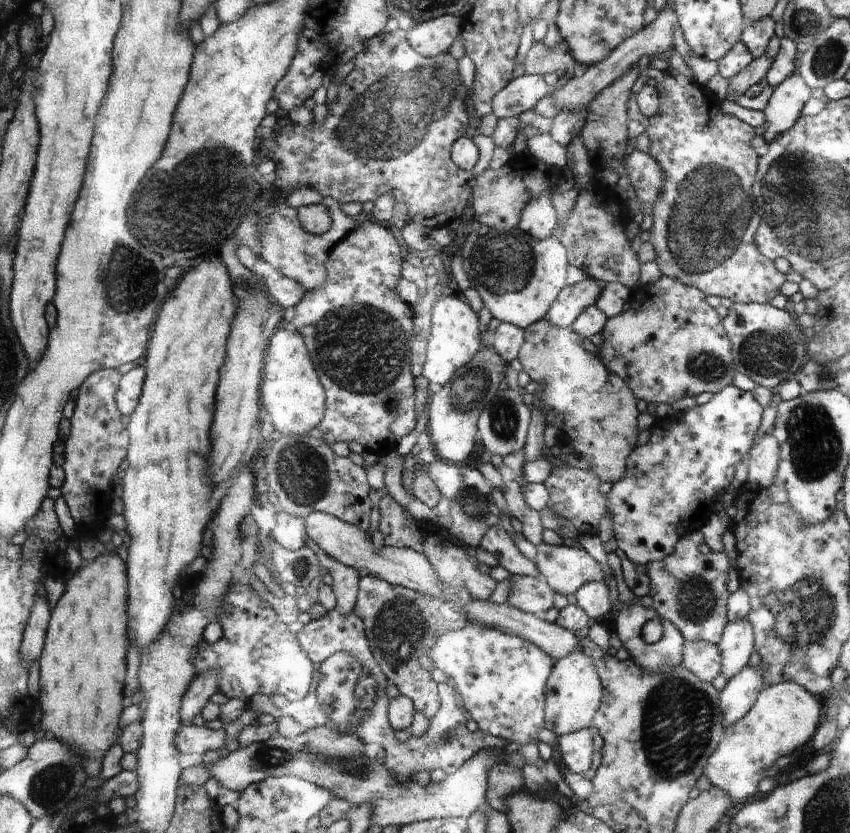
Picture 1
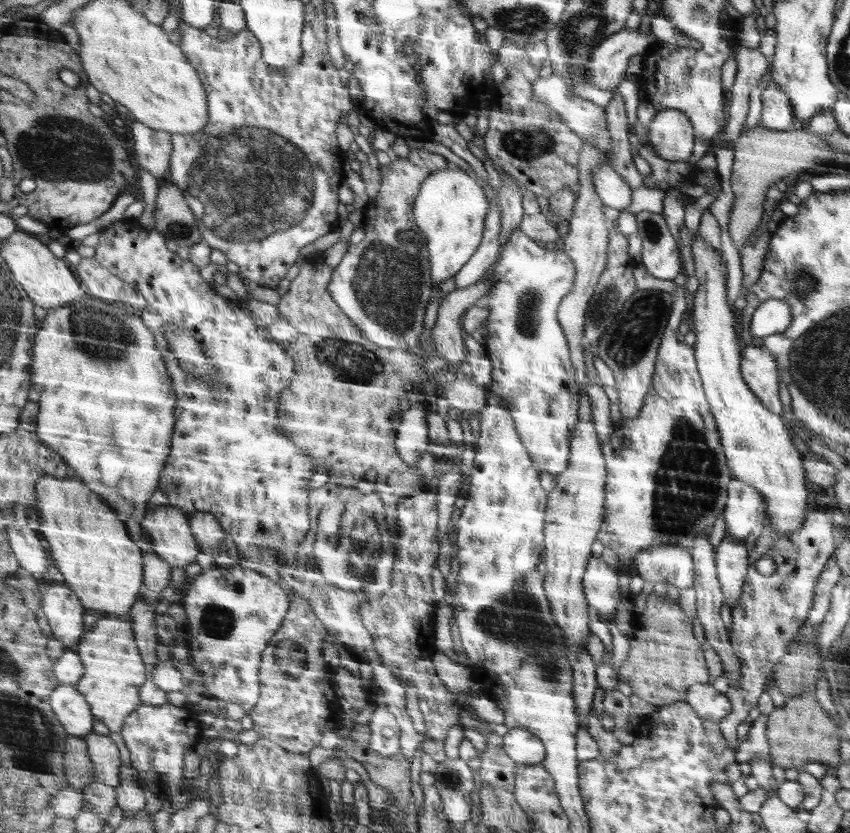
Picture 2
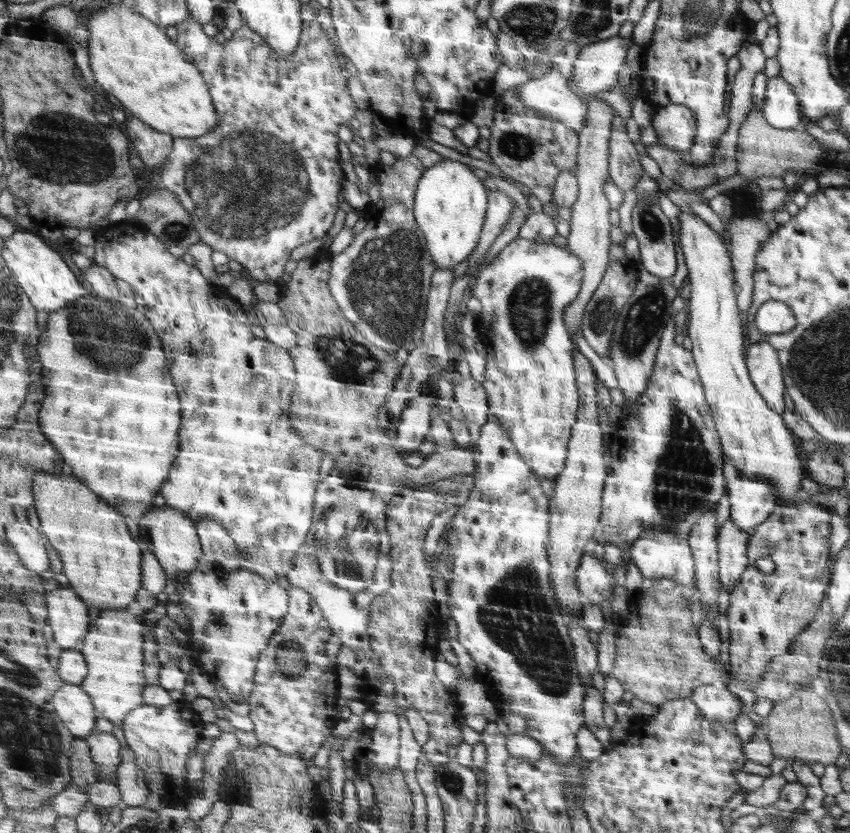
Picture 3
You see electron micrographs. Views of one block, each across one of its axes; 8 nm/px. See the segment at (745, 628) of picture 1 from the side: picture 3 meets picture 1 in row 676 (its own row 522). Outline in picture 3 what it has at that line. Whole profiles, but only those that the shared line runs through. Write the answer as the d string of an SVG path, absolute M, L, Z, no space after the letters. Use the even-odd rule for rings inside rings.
M729 518L717 534L717 580L729 594L747 568L747 532L739 530Z

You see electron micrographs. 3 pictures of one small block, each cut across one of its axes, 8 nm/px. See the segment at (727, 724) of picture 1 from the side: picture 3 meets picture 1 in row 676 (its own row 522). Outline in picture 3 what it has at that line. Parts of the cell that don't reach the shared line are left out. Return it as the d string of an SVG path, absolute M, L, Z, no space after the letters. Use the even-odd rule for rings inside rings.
M733 474L727 496L729 518L743 532L761 526L779 508L779 498L765 478L741 478Z

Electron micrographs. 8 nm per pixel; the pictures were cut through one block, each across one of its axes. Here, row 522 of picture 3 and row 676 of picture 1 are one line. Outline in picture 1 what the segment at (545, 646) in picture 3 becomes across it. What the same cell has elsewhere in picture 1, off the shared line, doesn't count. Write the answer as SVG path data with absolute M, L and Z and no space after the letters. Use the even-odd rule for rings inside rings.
M469 622L465 628L457 630L457 632L451 632L451 634L445 634L445 636L439 640L439 644L437 644L435 650L433 650L433 660L435 660L435 664L437 664L439 670L443 670L445 674L449 674L449 676L453 678L453 682L457 684L457 692L463 696L463 702L465 702L463 708L465 708L467 716L477 722L477 726L479 726L479 730L481 730L483 734L489 734L489 736L495 736L495 738L503 738L503 740L507 740L507 742L517 744L517 748L519 748L521 744L529 744L529 742L537 740L539 732L541 732L543 728L547 728L547 700L549 700L549 698L547 698L547 684L549 684L549 678L553 676L555 660L553 660L553 656L549 656L549 652L545 652L541 646L533 644L531 640L525 640L523 636L507 634L507 632L499 630L499 628L483 626L483 624L479 624L479 622Z

